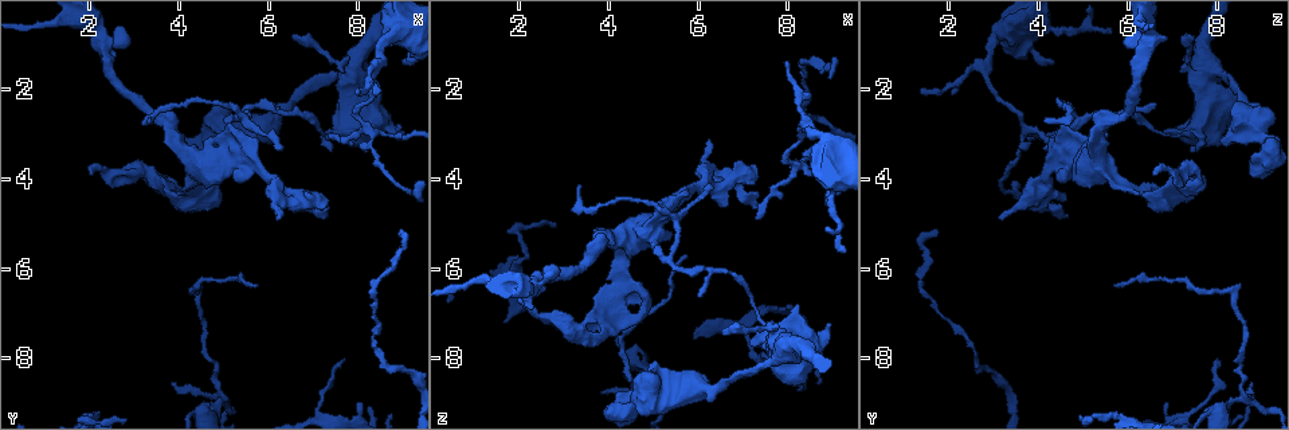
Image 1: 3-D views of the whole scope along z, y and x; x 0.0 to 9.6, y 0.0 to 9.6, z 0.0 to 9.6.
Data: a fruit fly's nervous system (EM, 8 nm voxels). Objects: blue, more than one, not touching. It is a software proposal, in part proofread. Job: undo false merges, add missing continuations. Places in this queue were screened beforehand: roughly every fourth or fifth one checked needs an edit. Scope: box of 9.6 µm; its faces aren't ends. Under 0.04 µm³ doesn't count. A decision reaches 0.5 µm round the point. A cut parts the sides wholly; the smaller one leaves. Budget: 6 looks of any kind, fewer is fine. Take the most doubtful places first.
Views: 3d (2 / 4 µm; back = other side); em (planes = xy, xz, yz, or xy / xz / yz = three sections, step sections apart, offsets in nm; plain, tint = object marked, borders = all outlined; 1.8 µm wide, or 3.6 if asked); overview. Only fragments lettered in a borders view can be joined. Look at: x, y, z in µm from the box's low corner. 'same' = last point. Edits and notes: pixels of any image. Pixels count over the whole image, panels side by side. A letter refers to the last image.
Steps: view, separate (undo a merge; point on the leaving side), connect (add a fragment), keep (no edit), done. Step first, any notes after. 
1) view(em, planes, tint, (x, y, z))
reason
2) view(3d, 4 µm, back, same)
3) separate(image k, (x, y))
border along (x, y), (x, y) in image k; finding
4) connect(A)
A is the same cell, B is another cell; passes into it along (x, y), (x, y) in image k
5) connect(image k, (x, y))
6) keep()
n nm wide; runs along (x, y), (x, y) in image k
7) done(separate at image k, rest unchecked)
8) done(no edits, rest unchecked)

view(em, planes, tint, (8.85, 0.80, 3.20))
thin arm on a thick one

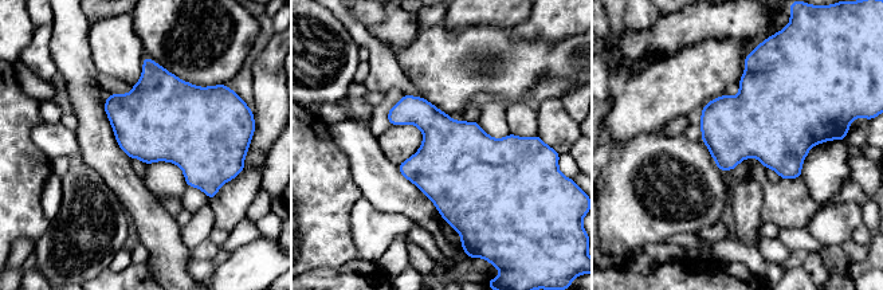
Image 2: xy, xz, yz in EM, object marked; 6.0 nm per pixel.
view(em, planes, borders, same)

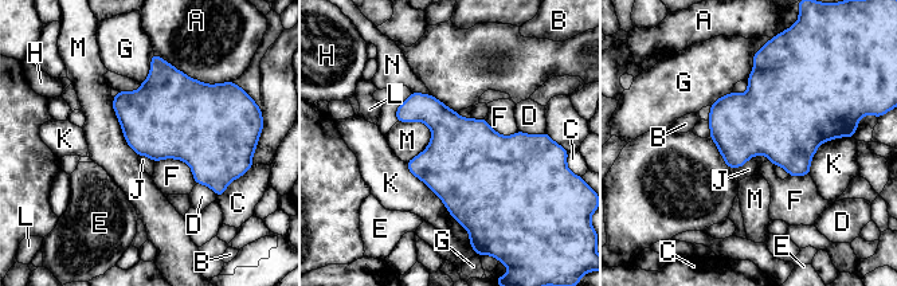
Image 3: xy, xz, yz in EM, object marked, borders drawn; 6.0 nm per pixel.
keep()
A, B, C, D, E, F, G, H, J, K, L, M and N are other cells; border along (771, 160), (753, 155), (733, 169) in image 3; continuous, no second neuron

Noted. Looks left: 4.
view(3d, 4 µm, (7.40, 3.35, 7.55))
an open end

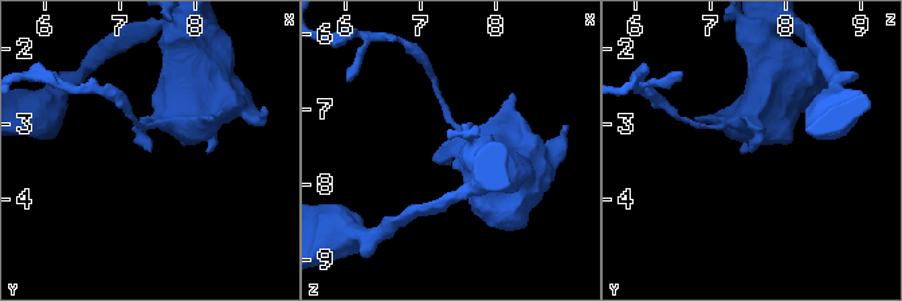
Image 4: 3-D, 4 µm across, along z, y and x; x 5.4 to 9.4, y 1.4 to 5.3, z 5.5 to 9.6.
view(em, xz, step 16, borders, (7.40, 3.40, 7.55))

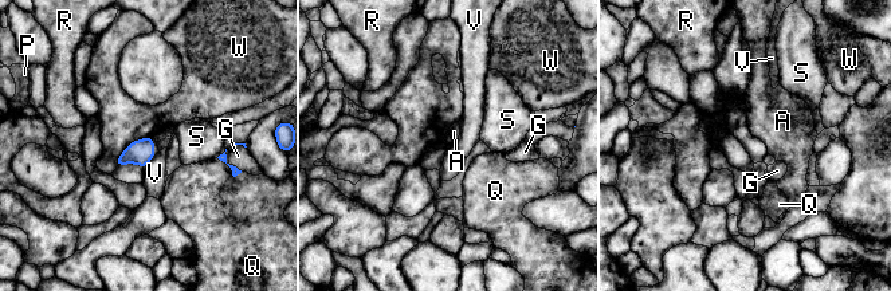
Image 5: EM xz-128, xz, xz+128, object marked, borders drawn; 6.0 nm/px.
view(em, planes, borders, same)

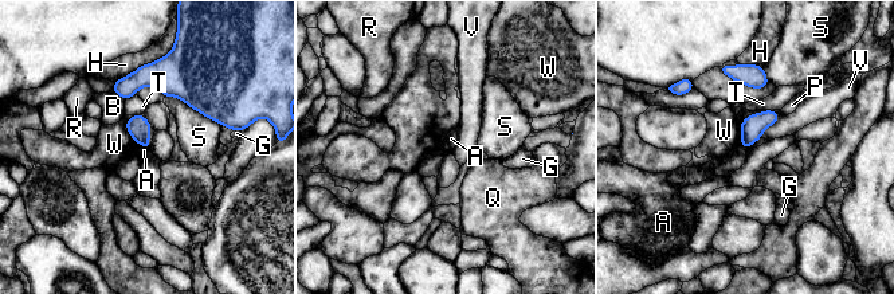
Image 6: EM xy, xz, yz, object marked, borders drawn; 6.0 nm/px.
keep()
A, B, G, H, P, Q, R, S, T, V and W are other cells; border along (741, 144), (747, 148) in image 6; no lettered fragment goes on from it

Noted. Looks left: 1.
done(no edits, rest unchecked)

